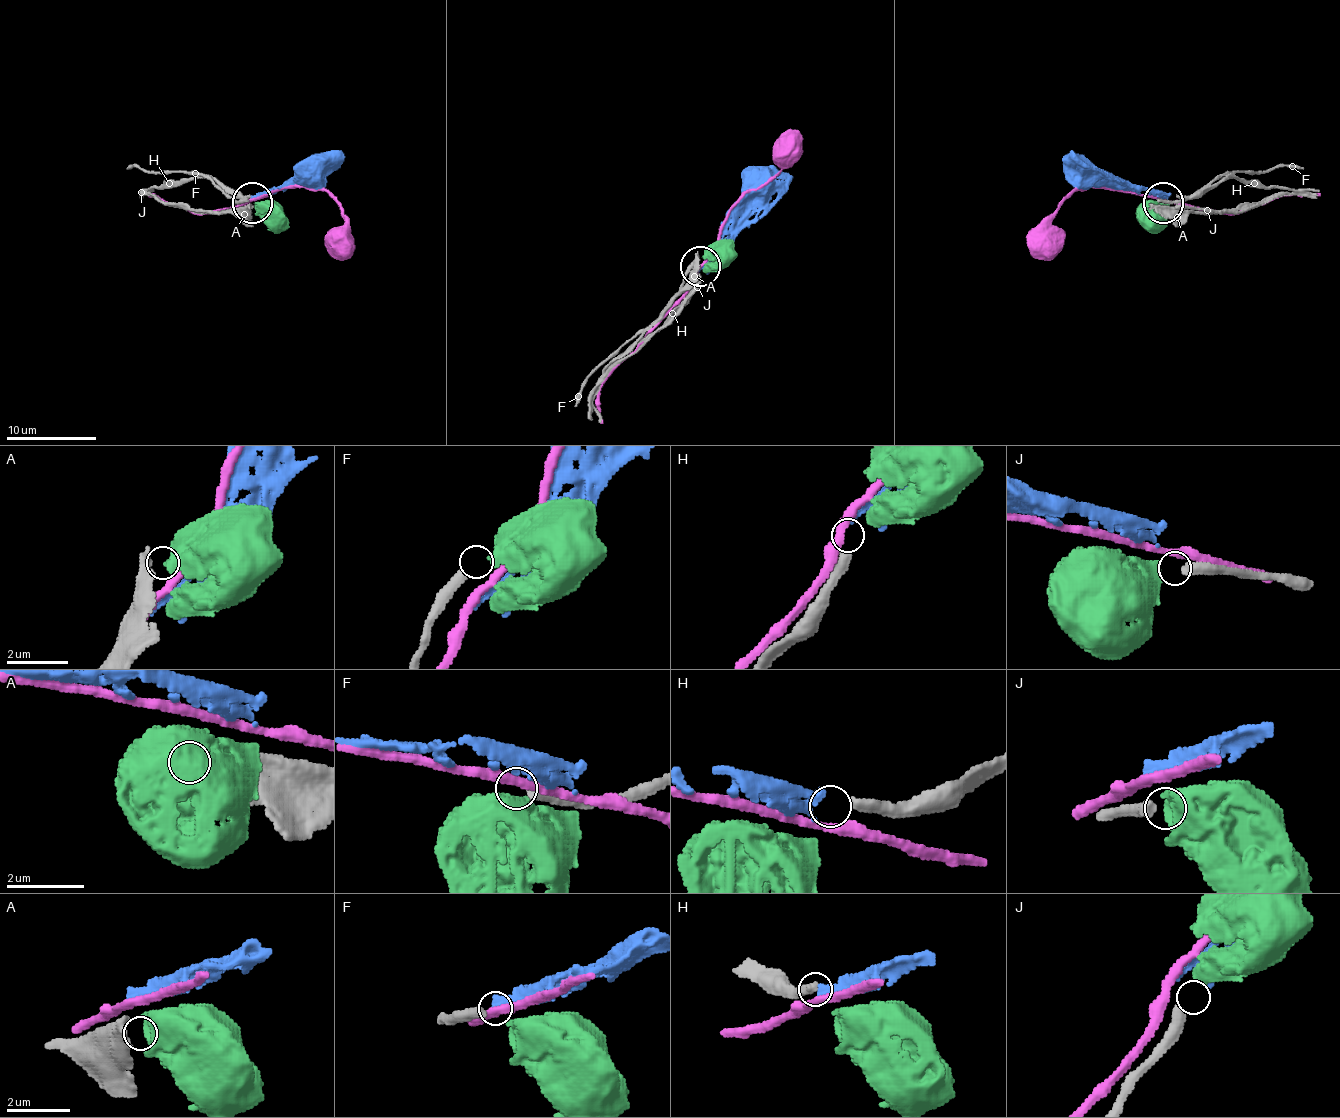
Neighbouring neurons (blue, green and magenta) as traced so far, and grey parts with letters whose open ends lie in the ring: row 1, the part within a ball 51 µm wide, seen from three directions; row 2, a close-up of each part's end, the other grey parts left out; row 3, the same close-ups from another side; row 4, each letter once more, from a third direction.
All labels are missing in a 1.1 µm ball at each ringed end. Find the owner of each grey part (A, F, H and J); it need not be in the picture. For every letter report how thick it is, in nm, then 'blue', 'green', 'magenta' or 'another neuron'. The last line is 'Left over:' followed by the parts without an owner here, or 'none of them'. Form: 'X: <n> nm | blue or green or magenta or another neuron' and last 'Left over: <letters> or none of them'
A: 440 nm | another neuron
F: 320 nm | another neuron
H: 320 nm | blue
J: 360 nm | green
Left over: A, F

